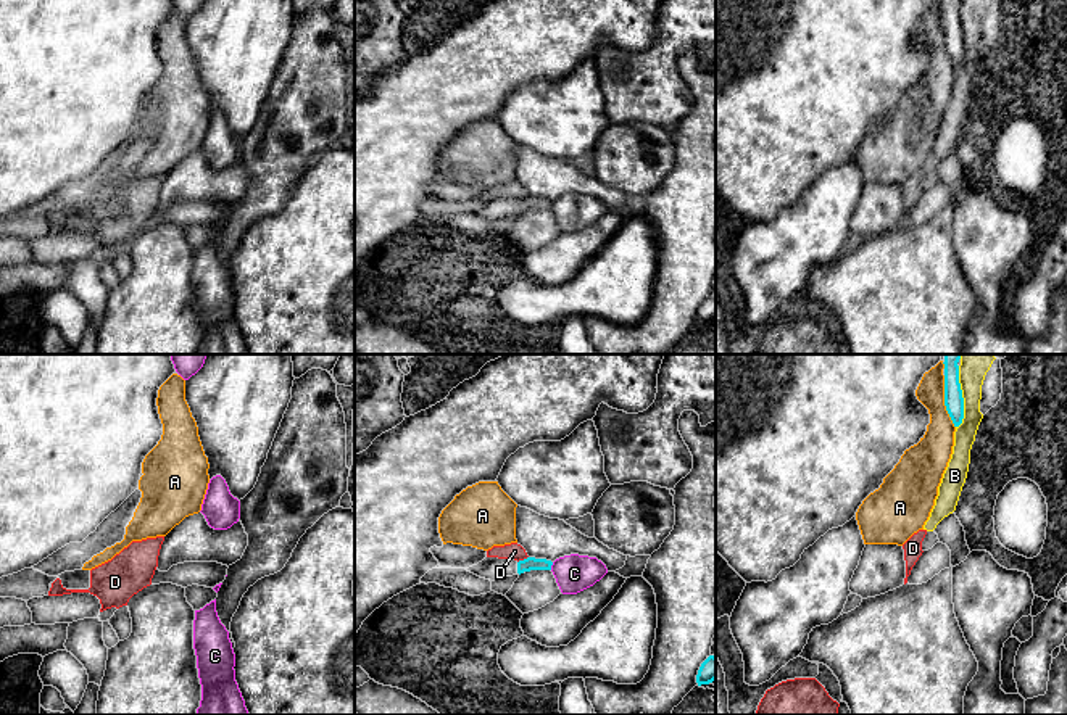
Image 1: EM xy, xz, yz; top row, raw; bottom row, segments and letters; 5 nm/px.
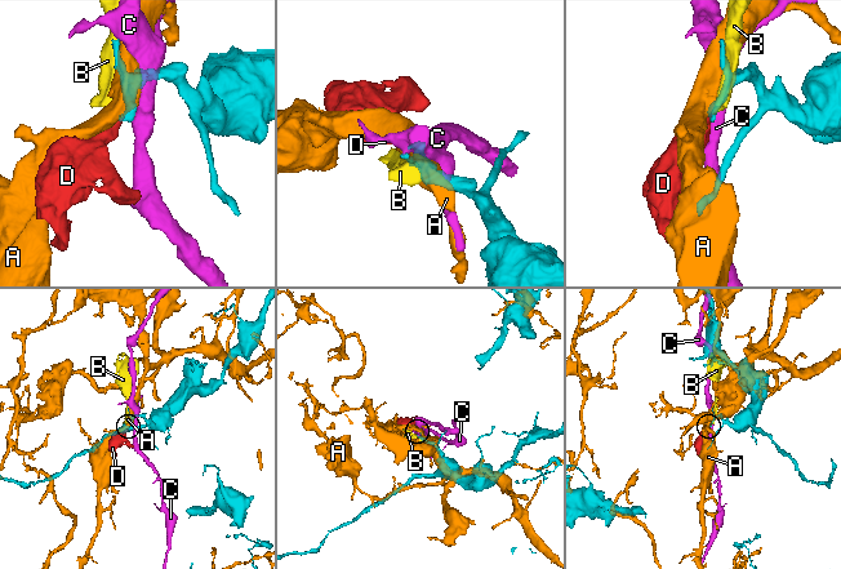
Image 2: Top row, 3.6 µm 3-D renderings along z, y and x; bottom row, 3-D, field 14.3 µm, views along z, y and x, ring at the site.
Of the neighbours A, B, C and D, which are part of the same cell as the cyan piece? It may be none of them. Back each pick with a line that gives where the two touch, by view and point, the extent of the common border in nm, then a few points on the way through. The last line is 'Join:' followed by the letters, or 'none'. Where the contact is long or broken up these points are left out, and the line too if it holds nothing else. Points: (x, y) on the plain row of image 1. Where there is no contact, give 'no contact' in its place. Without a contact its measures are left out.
Join: none

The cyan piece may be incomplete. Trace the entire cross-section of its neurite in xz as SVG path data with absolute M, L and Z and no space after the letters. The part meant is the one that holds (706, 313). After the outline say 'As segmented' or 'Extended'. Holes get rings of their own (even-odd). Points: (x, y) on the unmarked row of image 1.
M709 295L700 306L696 314L698 325L709 324L716 319L716 296Z. As segmented

